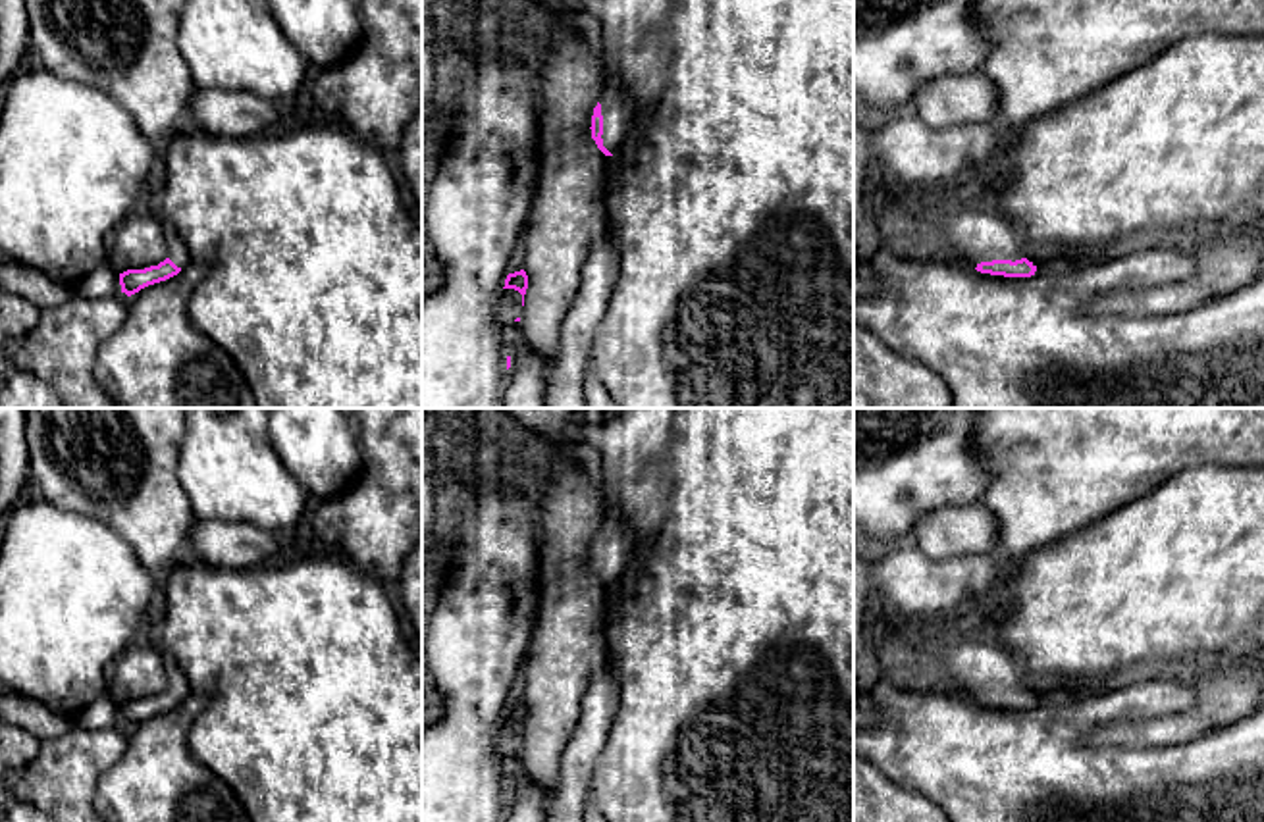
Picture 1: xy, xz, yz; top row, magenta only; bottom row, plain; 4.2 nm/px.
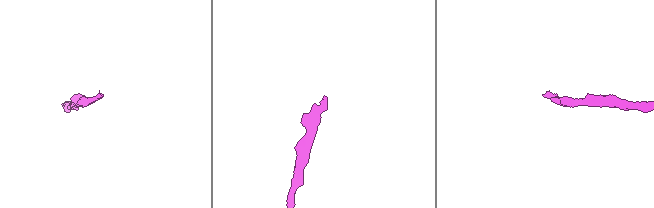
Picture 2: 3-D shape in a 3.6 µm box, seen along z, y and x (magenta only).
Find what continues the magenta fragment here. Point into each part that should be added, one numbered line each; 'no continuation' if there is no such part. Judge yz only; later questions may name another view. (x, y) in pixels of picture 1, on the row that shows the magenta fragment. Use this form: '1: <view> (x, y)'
1: yz (979, 237)

